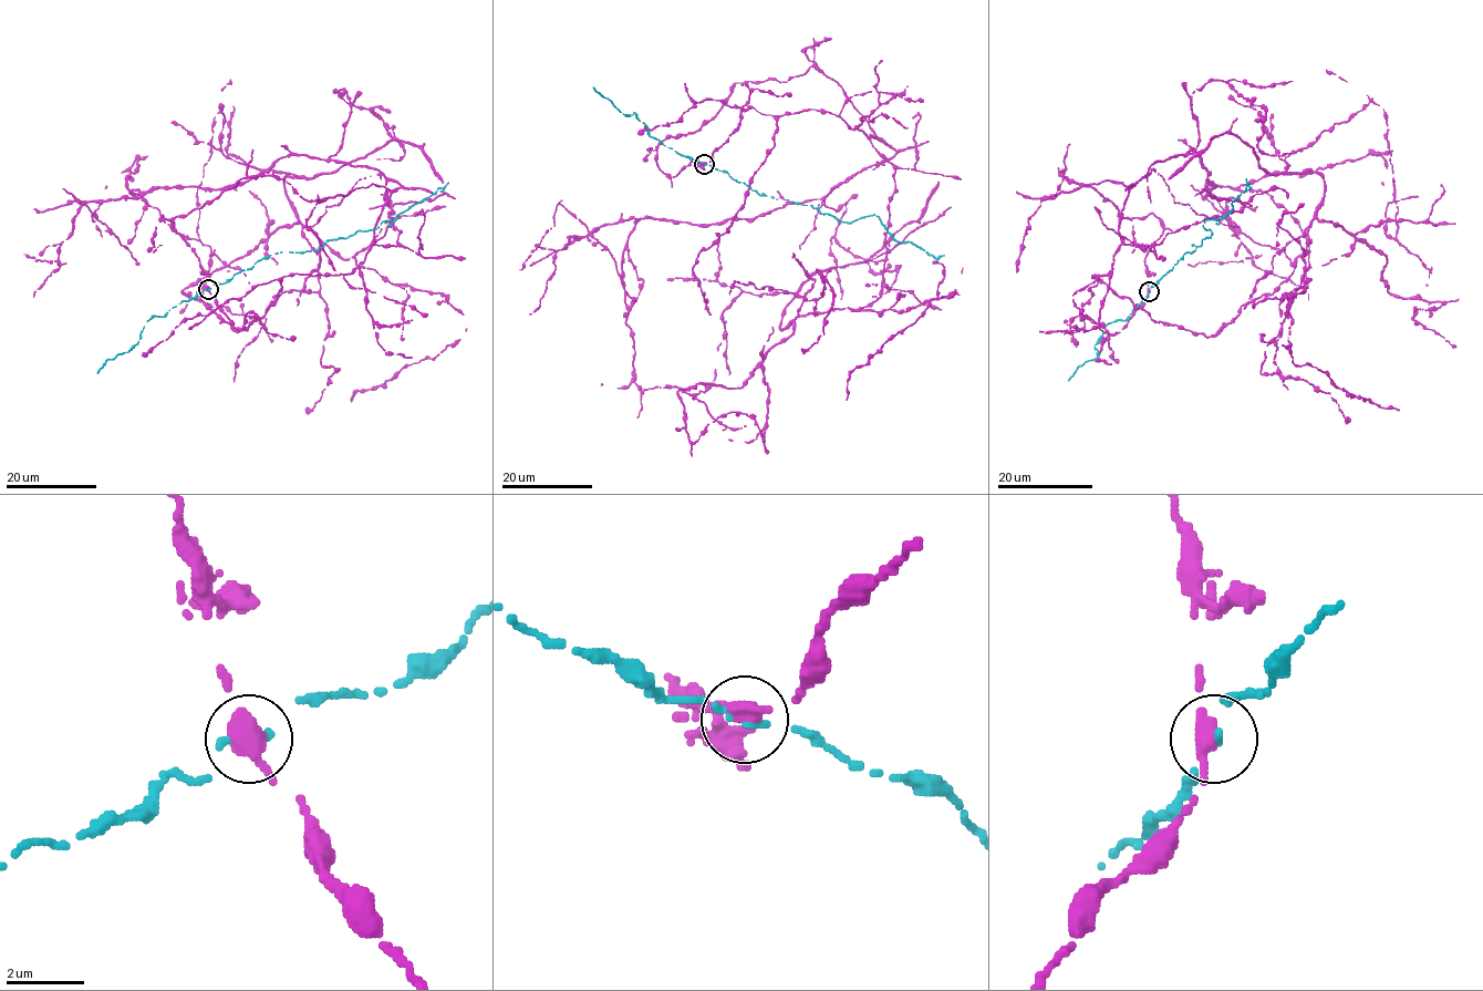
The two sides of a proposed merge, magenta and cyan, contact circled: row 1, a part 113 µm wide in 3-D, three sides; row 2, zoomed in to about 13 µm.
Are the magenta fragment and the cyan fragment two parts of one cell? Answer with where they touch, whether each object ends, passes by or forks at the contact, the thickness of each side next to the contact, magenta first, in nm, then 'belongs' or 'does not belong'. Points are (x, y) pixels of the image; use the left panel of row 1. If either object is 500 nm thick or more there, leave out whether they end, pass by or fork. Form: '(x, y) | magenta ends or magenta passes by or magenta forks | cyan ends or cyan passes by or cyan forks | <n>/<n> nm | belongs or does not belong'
(208, 289) | 600/190 nm | does not belong

